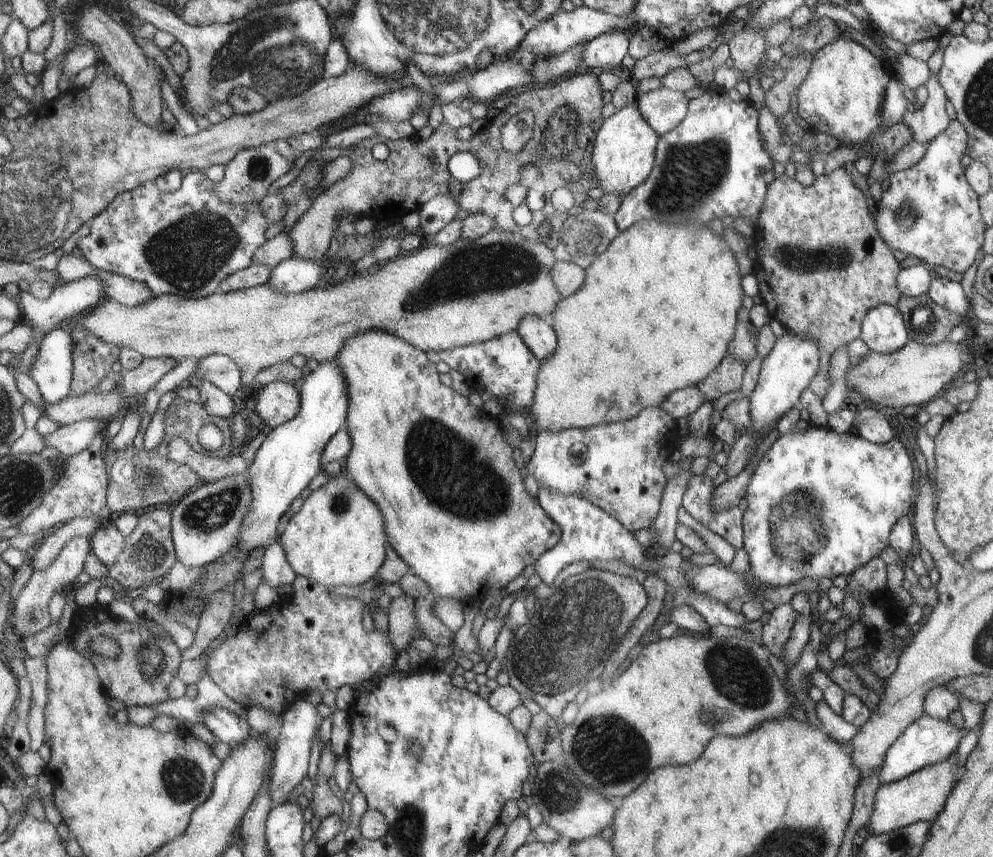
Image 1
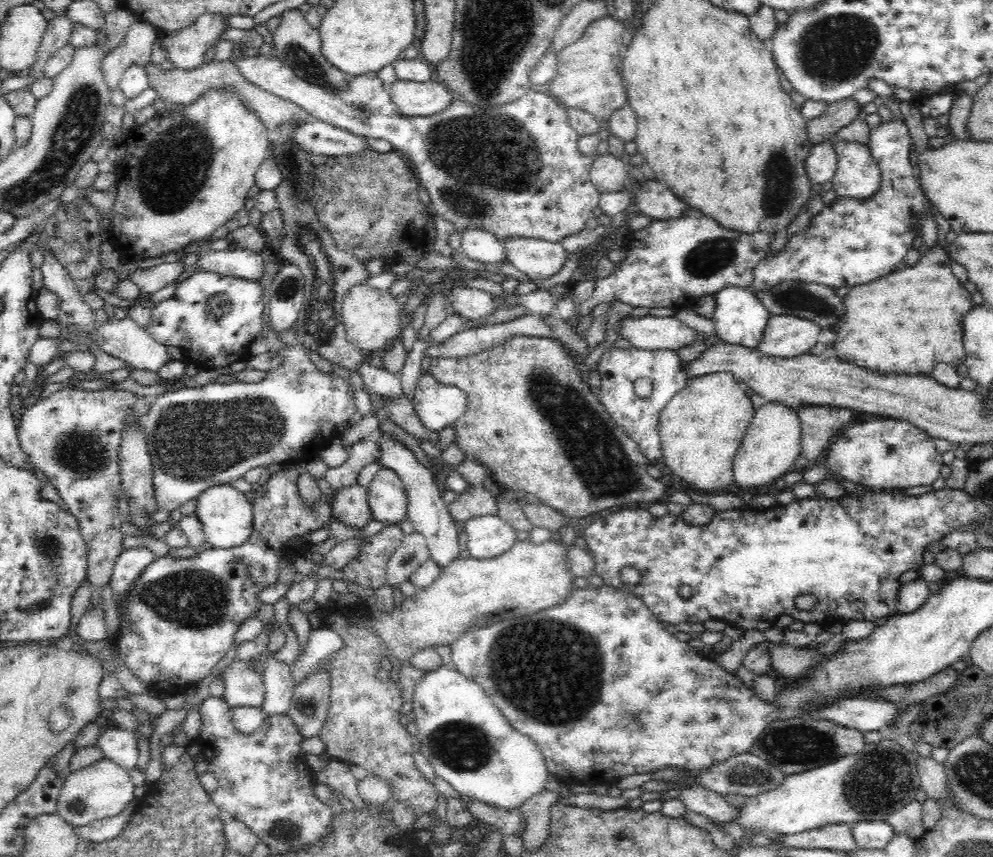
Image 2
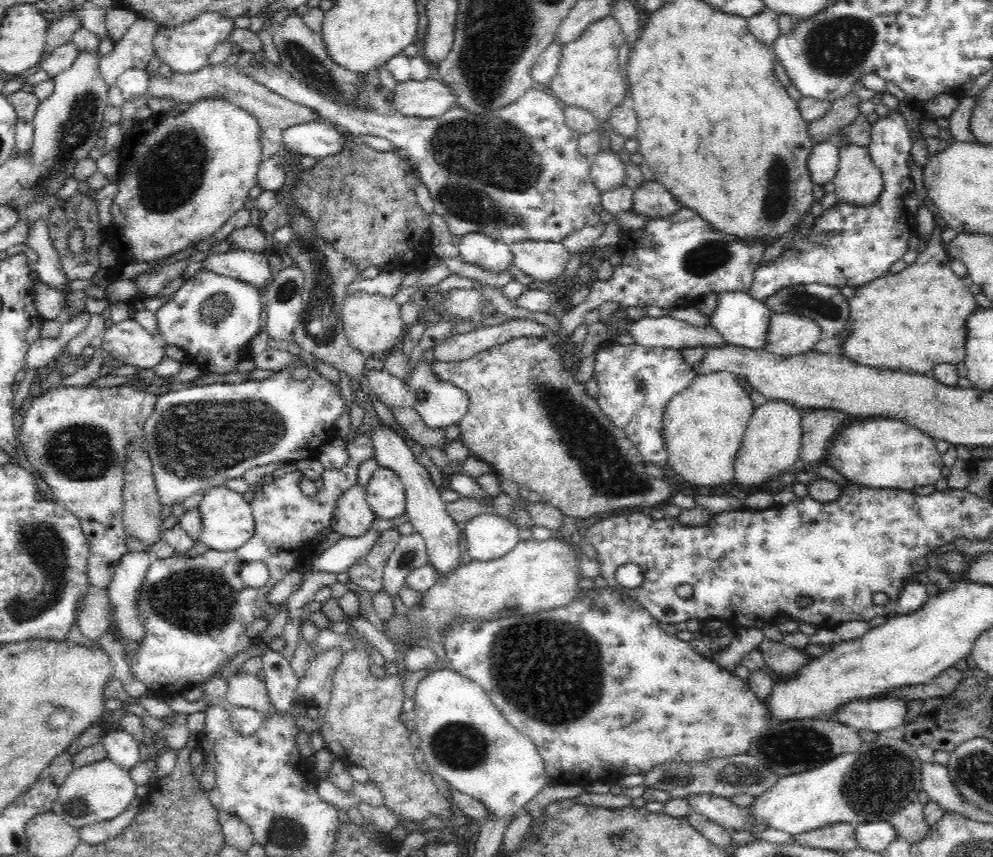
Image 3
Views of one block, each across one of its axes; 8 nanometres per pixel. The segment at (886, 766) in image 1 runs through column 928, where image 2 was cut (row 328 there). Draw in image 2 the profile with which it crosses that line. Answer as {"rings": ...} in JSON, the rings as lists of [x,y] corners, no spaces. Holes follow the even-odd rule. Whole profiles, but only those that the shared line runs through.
{"rings":[[[722,288],[714,294],[716,311],[711,318],[719,338],[730,345],[742,345],[749,349],[756,349],[763,341],[764,330],[771,313],[766,310],[760,299],[749,289]]]}

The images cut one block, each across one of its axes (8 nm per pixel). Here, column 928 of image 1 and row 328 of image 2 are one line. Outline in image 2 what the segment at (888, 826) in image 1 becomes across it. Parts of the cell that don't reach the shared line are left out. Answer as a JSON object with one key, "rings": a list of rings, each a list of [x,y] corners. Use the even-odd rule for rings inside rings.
{"rings":[[[772,315],[764,330],[763,341],[757,346],[766,356],[793,358],[807,354],[822,339],[821,327],[795,315]]]}

